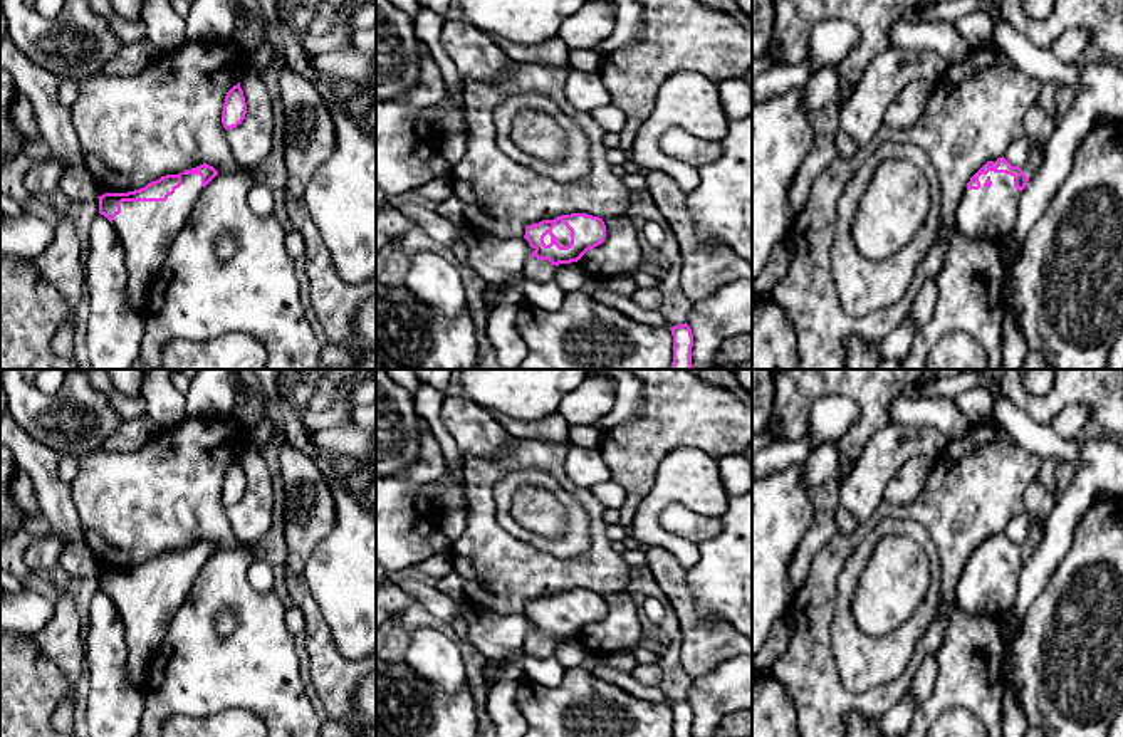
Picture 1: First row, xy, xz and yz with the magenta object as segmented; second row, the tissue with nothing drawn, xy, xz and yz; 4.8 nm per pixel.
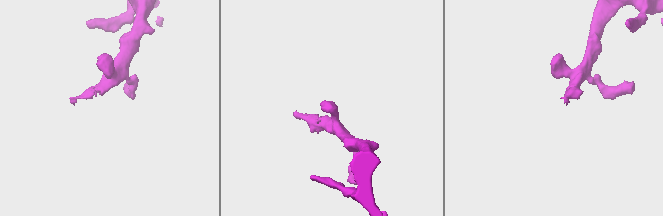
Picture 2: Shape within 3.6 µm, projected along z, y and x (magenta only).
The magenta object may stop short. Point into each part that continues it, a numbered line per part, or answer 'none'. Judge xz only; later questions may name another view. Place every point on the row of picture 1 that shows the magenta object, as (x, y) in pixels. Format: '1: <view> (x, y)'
1: xz (563, 234)

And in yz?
1: yz (989, 214)

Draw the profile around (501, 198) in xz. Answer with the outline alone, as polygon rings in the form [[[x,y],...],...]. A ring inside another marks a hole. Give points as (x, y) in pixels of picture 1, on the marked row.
[[[510,60],[494,82],[463,84],[467,146],[463,159],[448,173],[453,196],[463,203],[465,225],[500,240],[524,238],[525,228],[561,215],[599,218],[626,215],[631,190],[608,161],[606,131],[591,112],[572,107],[566,114],[588,134],[589,175],[562,183],[509,158],[495,141],[495,106],[512,94],[537,92],[557,106],[566,101],[569,67]]]

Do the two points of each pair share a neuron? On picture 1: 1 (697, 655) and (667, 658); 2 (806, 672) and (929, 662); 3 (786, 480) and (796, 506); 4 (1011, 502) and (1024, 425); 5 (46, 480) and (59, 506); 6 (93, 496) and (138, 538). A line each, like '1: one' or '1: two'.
1: two
2: two
3: one
4: two
5: one
6: one

